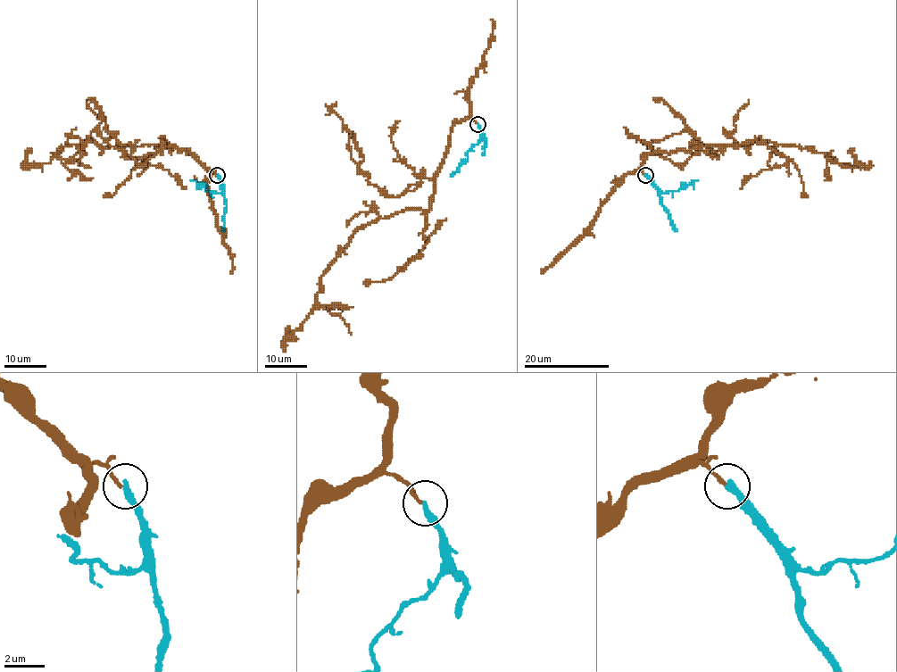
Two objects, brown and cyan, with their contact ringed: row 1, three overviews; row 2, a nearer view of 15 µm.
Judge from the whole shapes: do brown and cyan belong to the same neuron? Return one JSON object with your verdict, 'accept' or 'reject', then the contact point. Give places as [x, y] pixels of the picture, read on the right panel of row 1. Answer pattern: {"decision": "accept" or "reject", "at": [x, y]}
{"decision": "reject", "at": [645, 175]}

